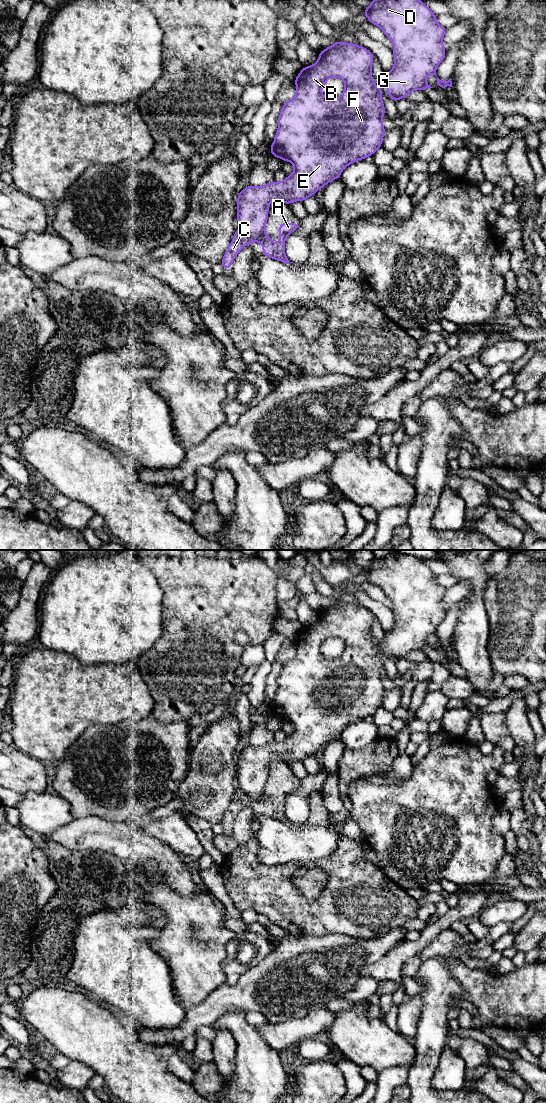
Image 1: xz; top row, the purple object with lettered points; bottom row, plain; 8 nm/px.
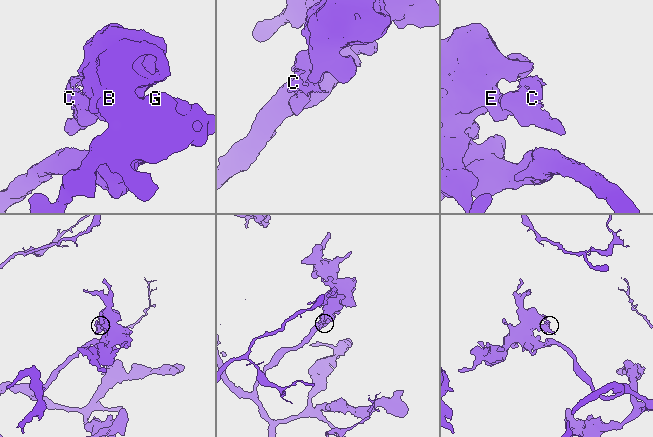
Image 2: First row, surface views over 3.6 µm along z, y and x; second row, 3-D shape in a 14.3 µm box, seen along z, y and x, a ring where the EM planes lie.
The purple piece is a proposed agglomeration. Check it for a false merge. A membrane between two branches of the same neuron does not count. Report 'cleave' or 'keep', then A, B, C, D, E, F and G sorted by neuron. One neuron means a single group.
cleave; A C / B D E F G

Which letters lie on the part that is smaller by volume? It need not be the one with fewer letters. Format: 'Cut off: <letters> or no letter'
Cut off: A, C

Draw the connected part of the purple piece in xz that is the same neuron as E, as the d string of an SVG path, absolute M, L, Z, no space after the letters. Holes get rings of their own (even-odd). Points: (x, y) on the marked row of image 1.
M343 41L319 52L319 58L311 66L304 66L295 78L295 96L282 104L280 116L277 118L278 129L270 147L270 153L283 161L294 165L294 172L281 182L270 182L263 186L248 185L237 196L236 219L239 229L252 241L261 242L264 239L268 219L269 205L278 200L287 205L295 201L305 201L308 197L326 186L330 181L340 179L342 171L357 160L365 160L372 156L381 146L385 134L382 116L386 114L381 97L381 87L376 86L372 77L374 55L363 46ZM337 77L345 82L345 89L336 99L325 97L321 89L328 79Z

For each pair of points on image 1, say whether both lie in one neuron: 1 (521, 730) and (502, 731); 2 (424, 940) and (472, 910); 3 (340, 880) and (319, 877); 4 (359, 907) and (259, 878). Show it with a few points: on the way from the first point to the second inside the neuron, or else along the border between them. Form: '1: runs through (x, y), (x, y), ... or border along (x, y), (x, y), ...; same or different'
1: border along (502, 712), (510, 735); different
2: runs through (436, 928), (451, 916), (460, 912); same
3: border along (307, 867), (321, 869), (327, 875), (315, 898); different
4: runs through (334, 907), (288, 907), (284, 903); same

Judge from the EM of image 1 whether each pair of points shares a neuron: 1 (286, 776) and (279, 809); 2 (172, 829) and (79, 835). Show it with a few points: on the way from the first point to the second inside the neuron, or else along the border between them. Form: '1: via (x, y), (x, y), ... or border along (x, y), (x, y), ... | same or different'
1: via (280, 784), (279, 801) | same
2: border along (134, 825), (165, 842) | different

